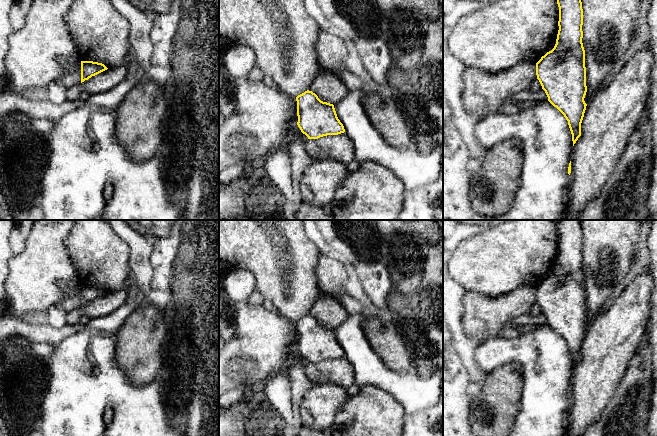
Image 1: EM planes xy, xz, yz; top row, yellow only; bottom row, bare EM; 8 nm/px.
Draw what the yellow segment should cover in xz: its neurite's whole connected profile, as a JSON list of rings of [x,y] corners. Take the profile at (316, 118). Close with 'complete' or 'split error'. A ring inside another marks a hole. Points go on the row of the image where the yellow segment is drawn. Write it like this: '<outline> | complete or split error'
[[[309,90],[298,95],[296,101],[297,125],[308,139],[318,139],[345,132],[333,104],[321,101],[315,93]]] | complete

